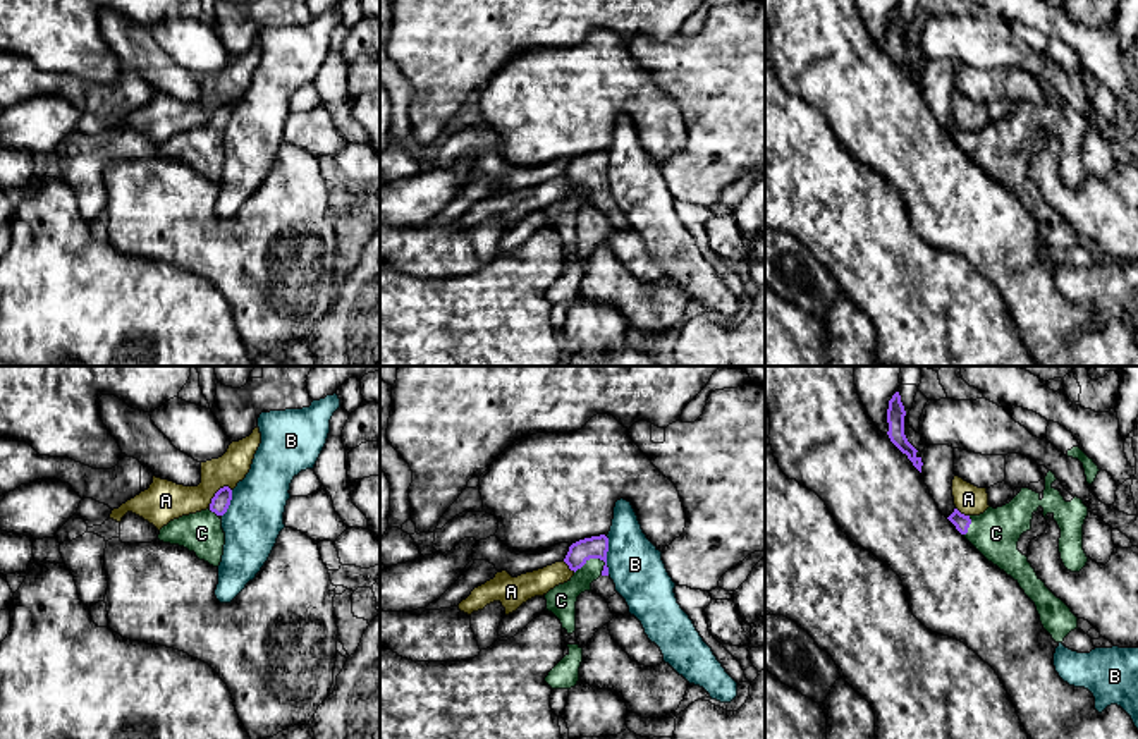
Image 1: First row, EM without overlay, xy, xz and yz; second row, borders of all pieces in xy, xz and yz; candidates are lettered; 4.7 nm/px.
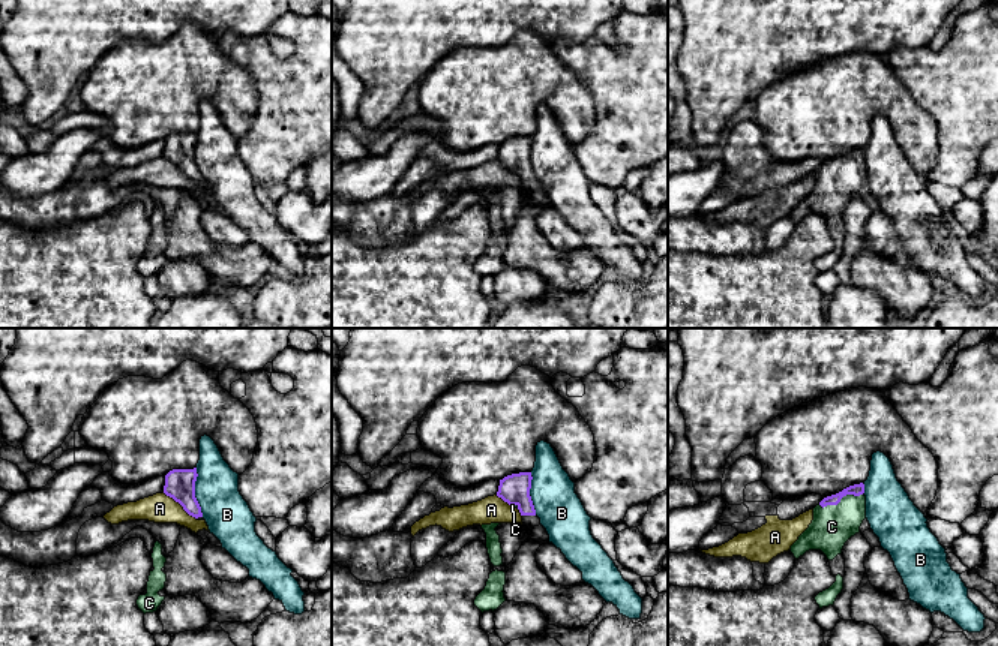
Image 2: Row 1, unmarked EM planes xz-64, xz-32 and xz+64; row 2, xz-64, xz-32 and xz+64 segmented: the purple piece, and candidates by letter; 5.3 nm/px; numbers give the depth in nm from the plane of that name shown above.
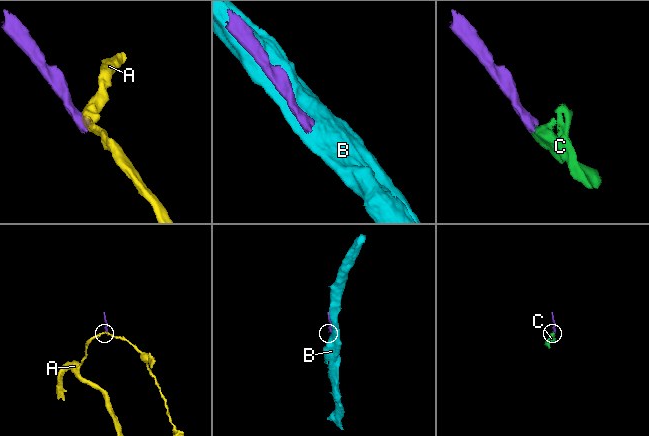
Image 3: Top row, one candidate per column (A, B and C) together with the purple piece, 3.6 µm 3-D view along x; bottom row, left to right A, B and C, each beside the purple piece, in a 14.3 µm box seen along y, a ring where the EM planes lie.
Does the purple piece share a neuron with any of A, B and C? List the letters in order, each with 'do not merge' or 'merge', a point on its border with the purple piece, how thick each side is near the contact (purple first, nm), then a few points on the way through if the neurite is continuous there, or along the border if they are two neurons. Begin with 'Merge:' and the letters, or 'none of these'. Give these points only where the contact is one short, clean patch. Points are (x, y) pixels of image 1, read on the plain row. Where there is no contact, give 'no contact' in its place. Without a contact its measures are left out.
Merge: C
A: do not merge; meets purple in xy at (215, 110); 90 nm thick on the purple side, 190 nm on the other; border along xy (227, 100), (215, 109), (208, 122)
B: do not merge; meets purple in xz at (605, 171); 110 nm thick on the purple side, 260 nm on the other
C: merge; meets purple in xz at (590, 172); 110 nm thick on the purple side, 140 nm on the other; runs through xz (595, 162), (590, 172), (583, 193), (561, 215)

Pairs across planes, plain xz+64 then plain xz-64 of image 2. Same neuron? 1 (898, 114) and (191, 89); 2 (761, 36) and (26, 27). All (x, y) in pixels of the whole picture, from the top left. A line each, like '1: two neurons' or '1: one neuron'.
1: one neuron
2: one neuron

